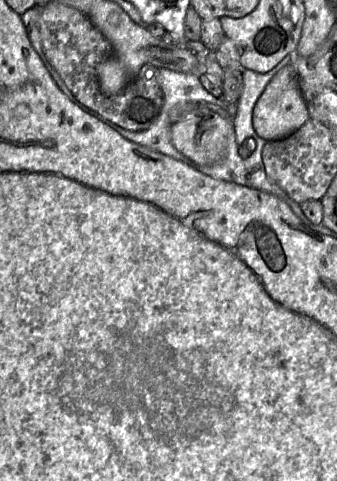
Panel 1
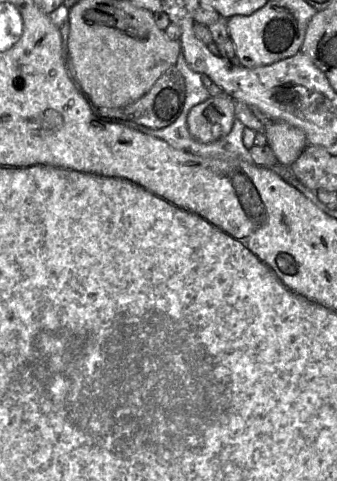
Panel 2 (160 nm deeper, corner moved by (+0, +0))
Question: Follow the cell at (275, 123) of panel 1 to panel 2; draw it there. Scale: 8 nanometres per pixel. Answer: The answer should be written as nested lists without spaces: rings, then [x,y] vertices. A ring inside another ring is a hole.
[[[281,121],[268,123],[263,132],[278,164],[294,162],[308,145],[302,130]]]

